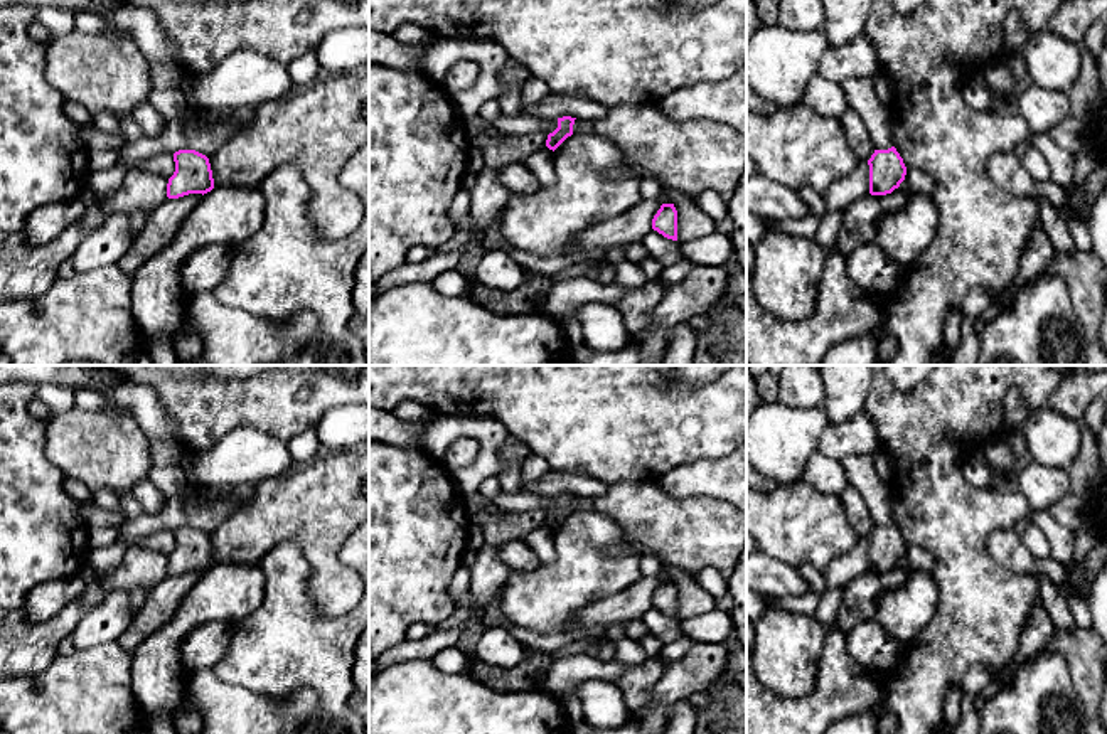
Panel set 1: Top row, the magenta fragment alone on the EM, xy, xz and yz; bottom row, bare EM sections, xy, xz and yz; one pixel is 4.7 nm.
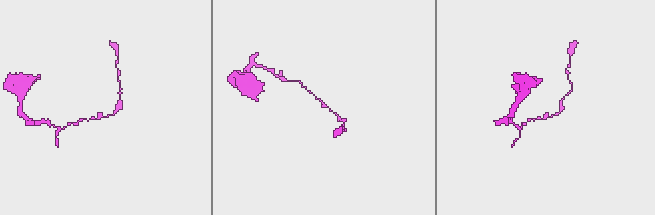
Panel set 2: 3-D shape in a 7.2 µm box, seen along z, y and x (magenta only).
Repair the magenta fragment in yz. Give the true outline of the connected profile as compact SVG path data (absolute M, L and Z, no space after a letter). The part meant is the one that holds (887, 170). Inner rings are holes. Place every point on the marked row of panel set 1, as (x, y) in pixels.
M895 146L888 150L874 150L869 165L869 194L891 194L905 180L906 167Z

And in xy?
M195 150L174 153L175 172L167 184L167 197L179 199L189 194L207 194L214 189L209 158Z

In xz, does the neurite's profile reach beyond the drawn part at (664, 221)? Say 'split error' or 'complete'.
complete

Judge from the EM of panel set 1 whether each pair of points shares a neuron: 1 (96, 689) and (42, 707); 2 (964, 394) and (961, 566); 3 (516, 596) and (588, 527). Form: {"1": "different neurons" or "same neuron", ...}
{"1": "same neuron", "2": "same neuron", "3": "same neuron"}

